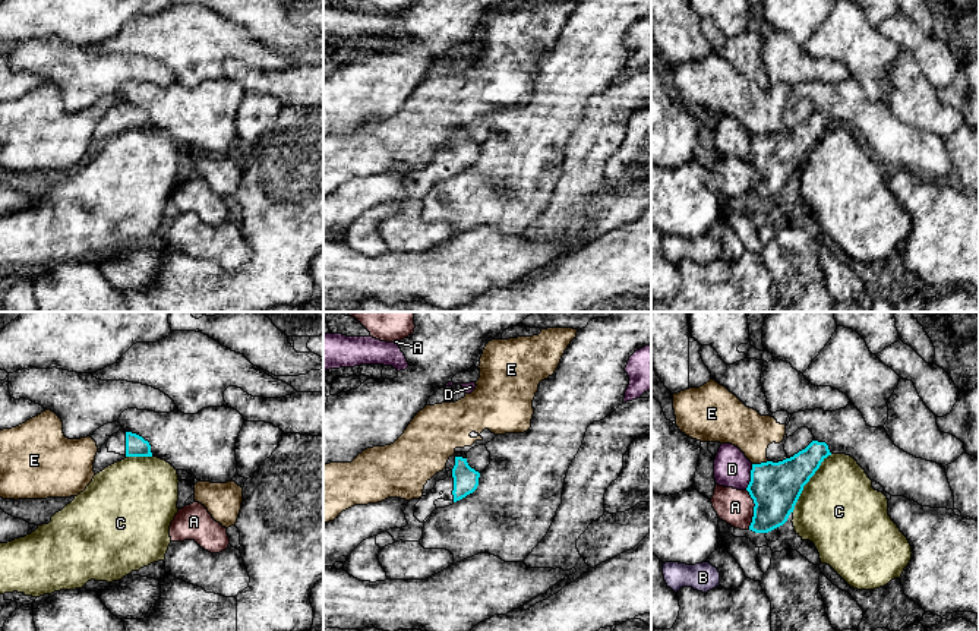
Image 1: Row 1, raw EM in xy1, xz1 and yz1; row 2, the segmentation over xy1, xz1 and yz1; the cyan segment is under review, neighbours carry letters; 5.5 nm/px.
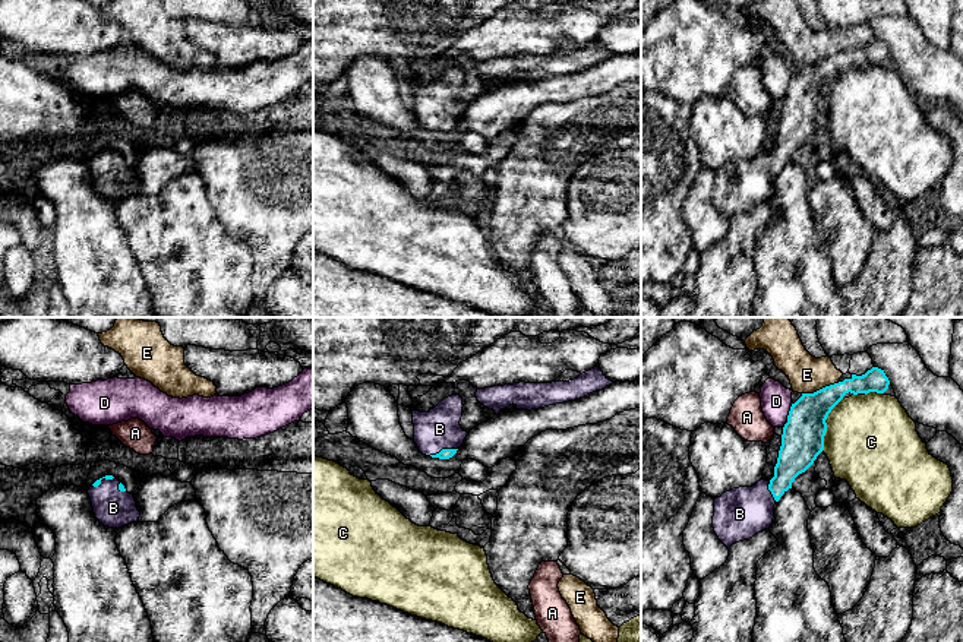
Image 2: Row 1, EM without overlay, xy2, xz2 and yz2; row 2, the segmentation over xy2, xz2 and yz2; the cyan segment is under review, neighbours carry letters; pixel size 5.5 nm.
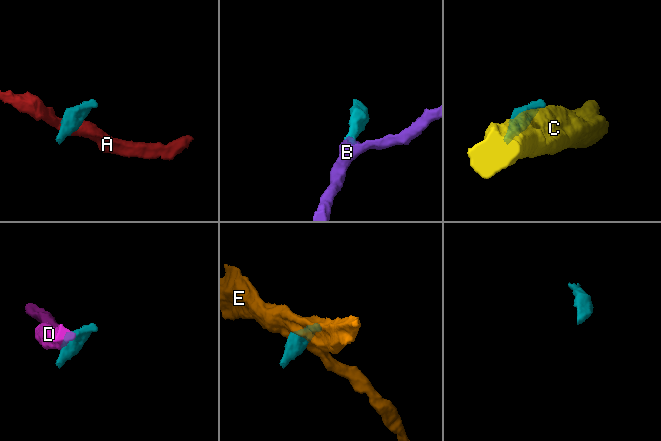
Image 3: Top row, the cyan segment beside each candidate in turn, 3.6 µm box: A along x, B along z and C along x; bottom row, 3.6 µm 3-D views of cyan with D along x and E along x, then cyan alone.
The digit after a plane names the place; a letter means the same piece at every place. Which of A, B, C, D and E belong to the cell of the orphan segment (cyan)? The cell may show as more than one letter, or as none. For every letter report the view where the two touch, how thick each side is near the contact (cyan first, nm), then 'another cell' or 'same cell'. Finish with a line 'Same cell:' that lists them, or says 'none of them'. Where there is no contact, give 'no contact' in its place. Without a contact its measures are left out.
A: contact in yz1; calibres 280 and 190 nm; another cell
B: contact in xz2; calibres 60 and 220 nm; same cell
C: contact in yz1; calibres 280 and 460 nm; another cell
D: contact in yz1; calibres 280 and 200 nm; another cell
E: contact in yz2; calibres 220 and 200 nm; another cell
Same cell: B

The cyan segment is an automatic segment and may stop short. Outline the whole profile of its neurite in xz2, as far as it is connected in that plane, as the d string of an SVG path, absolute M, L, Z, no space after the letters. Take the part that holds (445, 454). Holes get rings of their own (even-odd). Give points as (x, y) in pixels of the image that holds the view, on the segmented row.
M452 395L429 412L413 411L414 443L423 455L449 459L457 453L468 434L460 426L462 407L462 398Z

